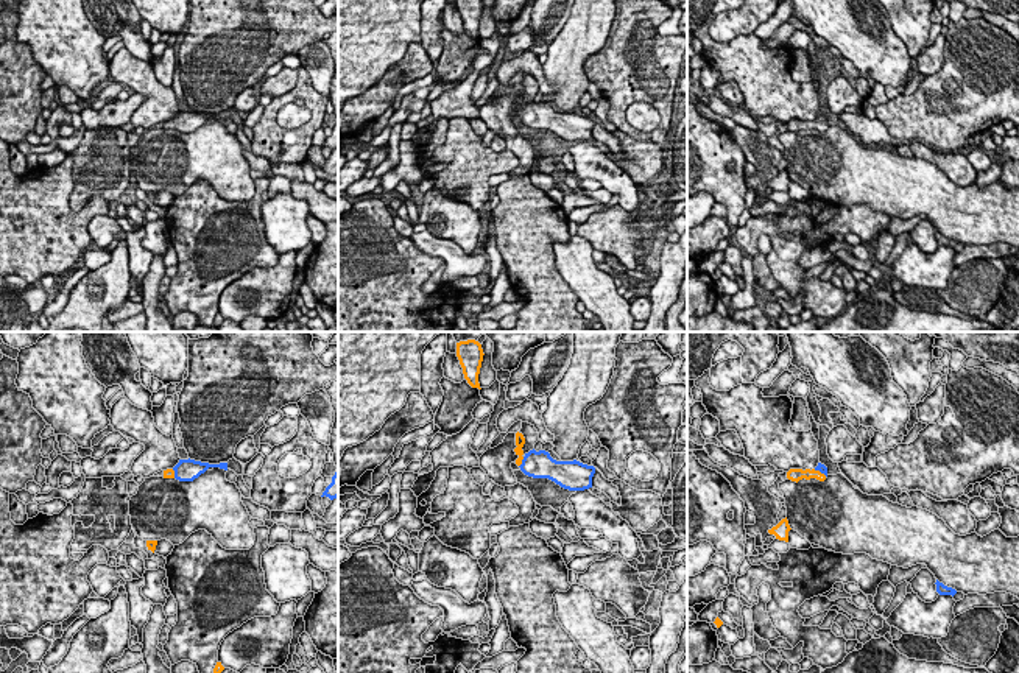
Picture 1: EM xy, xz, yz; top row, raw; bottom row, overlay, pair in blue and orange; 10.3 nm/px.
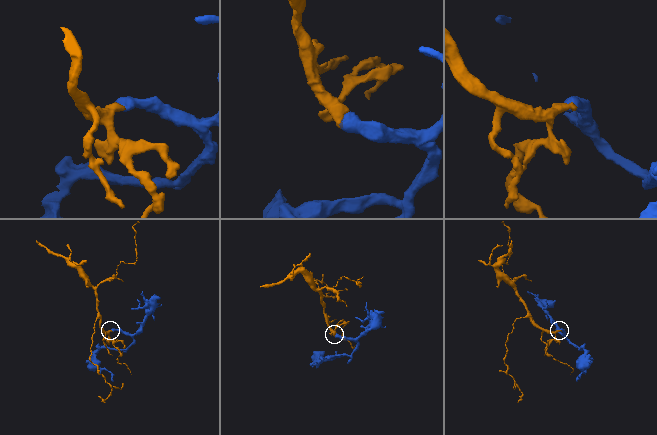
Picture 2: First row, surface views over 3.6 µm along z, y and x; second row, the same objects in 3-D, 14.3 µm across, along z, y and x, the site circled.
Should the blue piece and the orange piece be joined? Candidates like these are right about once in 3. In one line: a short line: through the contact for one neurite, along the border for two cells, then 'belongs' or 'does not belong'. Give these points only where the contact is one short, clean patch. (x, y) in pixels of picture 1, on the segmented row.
xz (539, 465), (522, 461), (519, 438) | belongs

